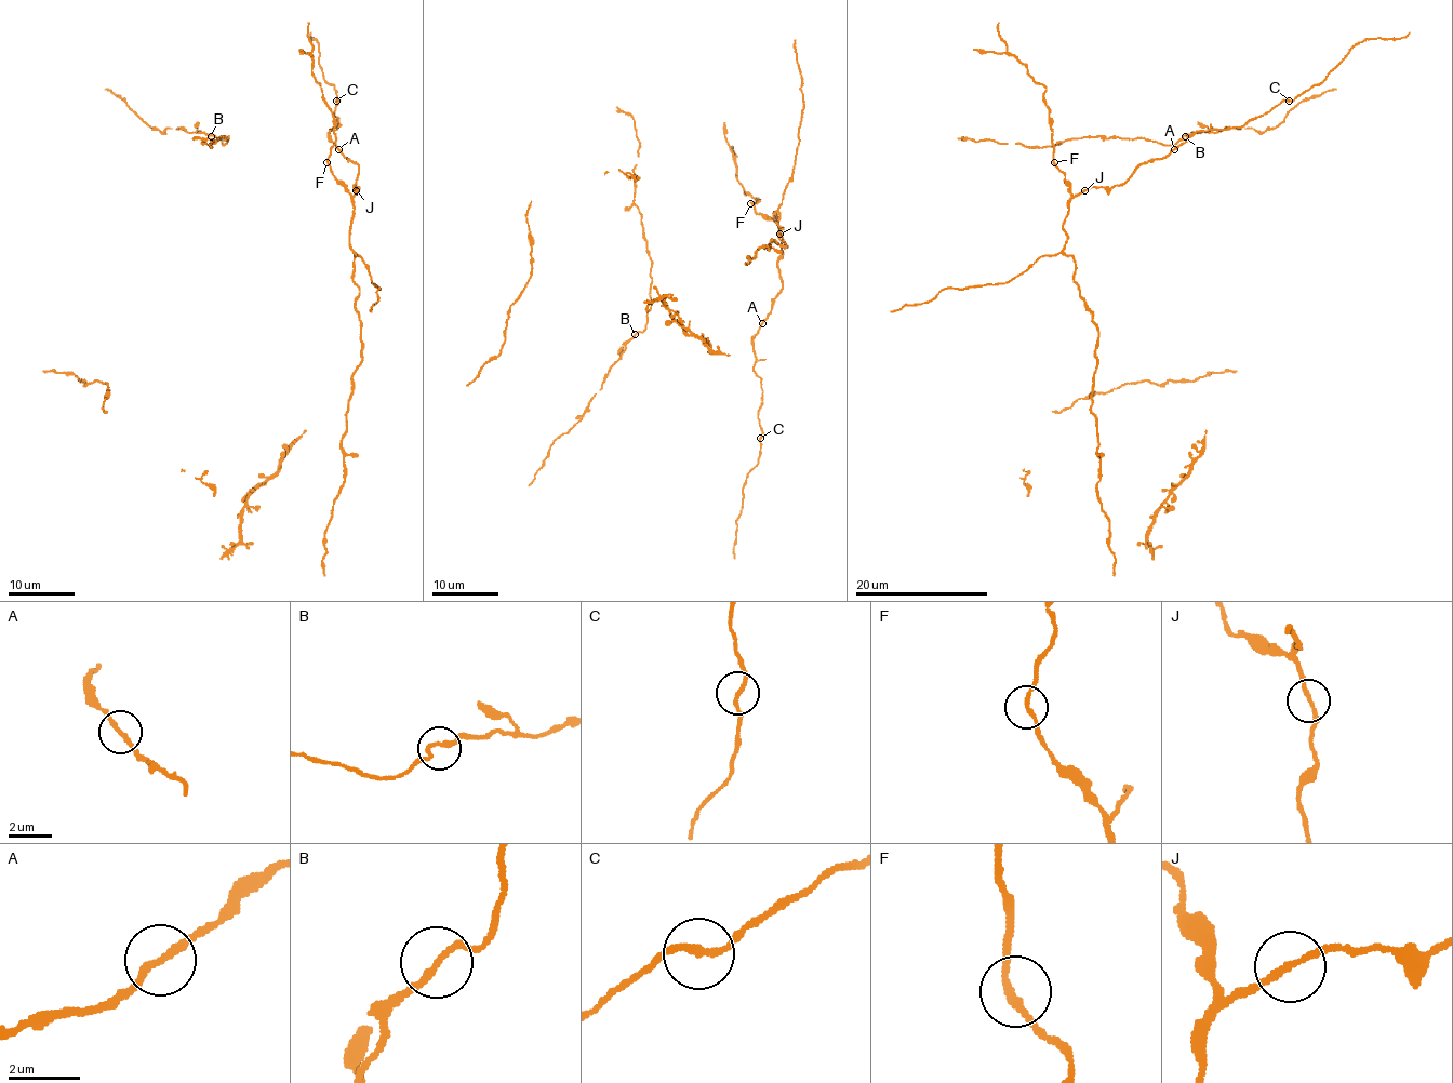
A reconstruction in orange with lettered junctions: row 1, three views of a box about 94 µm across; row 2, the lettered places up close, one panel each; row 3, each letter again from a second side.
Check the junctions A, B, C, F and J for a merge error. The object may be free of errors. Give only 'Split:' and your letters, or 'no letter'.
Split: no letter

